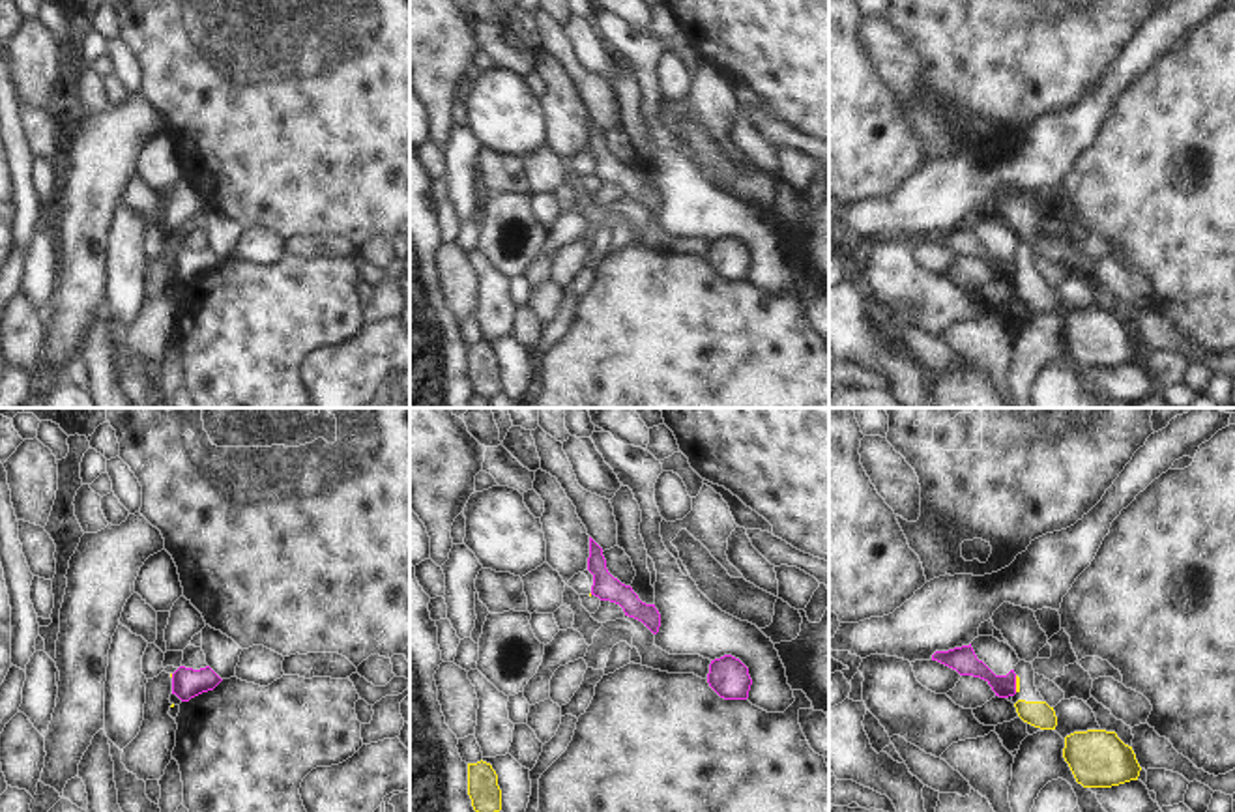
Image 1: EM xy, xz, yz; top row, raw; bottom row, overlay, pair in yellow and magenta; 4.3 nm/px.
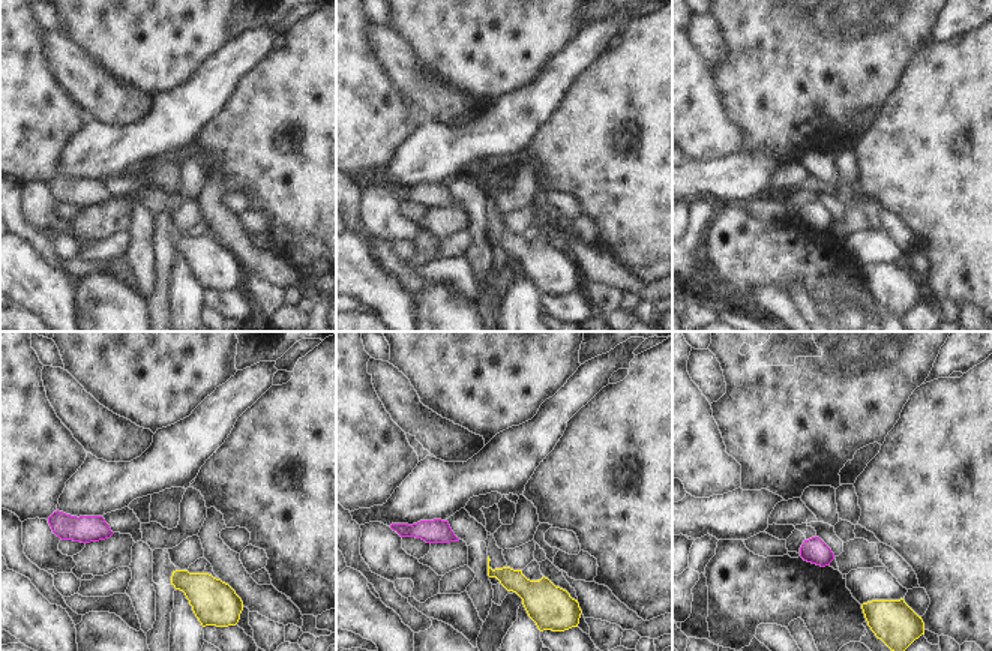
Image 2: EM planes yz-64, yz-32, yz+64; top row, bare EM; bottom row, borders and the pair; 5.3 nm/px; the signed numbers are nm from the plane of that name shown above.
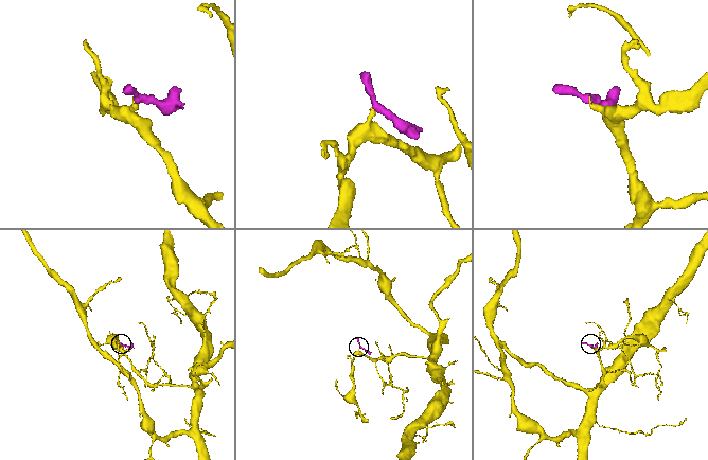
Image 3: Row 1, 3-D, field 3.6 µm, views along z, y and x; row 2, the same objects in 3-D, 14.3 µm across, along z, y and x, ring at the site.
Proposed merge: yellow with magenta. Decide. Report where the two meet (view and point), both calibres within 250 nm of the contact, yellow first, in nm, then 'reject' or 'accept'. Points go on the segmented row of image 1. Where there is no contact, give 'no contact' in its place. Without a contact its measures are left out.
yz (1017, 683) | 20/110 nm | reject

